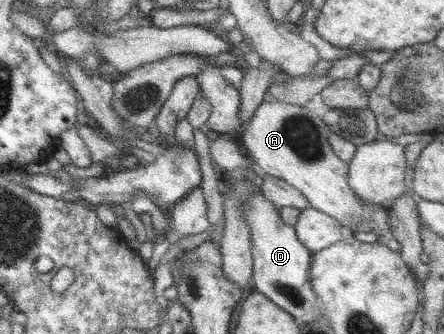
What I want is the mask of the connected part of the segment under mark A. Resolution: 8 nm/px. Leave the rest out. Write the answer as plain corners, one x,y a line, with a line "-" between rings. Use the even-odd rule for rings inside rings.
265,93
262,103
252,114
251,119
243,125
241,132
243,149
247,151
246,155
252,160
260,175
271,175
271,177
285,181
307,199
309,207
329,215
338,221
343,229
347,227
347,229
356,232
371,231
371,233
376,233
379,236
390,231
388,215
386,214
387,208
378,205
366,205
349,189
346,182
348,163
341,161
332,152
327,141
330,130
321,123
321,119
315,113
305,111
305,109
301,109
301,106
291,106
281,103
281,101
275,101

